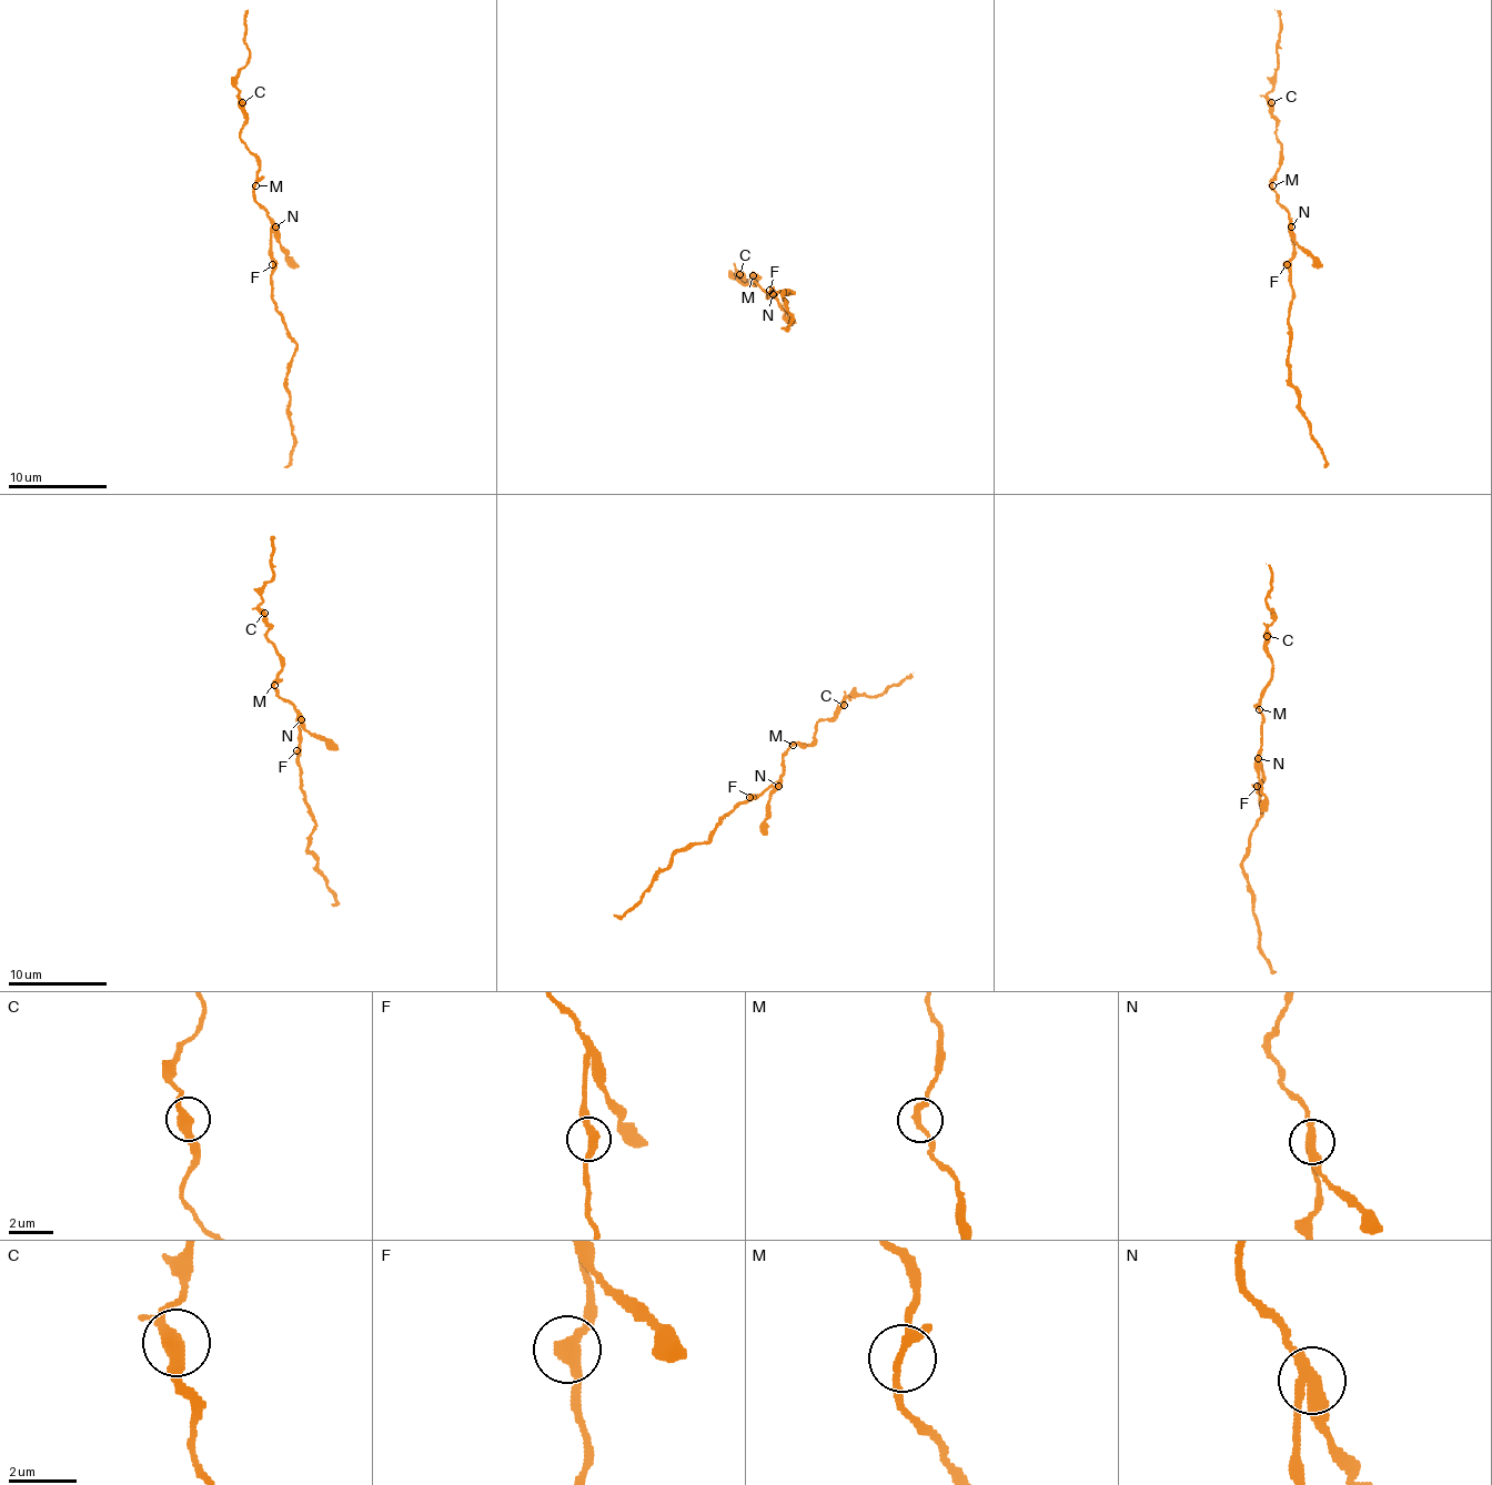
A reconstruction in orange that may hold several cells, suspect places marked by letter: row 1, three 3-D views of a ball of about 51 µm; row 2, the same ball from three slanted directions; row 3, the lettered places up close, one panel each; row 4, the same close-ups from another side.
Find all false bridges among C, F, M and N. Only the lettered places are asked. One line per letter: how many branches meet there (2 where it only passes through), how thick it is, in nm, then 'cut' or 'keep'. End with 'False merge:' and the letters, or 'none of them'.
C: 3 branches meet; 320 nm thick; keep
F: 2 branches meet; 340 nm thick; keep
M: 3 branches meet; 200 nm thick; keep
N: 3 branches meet; 320 nm thick; cut
False merge: N

